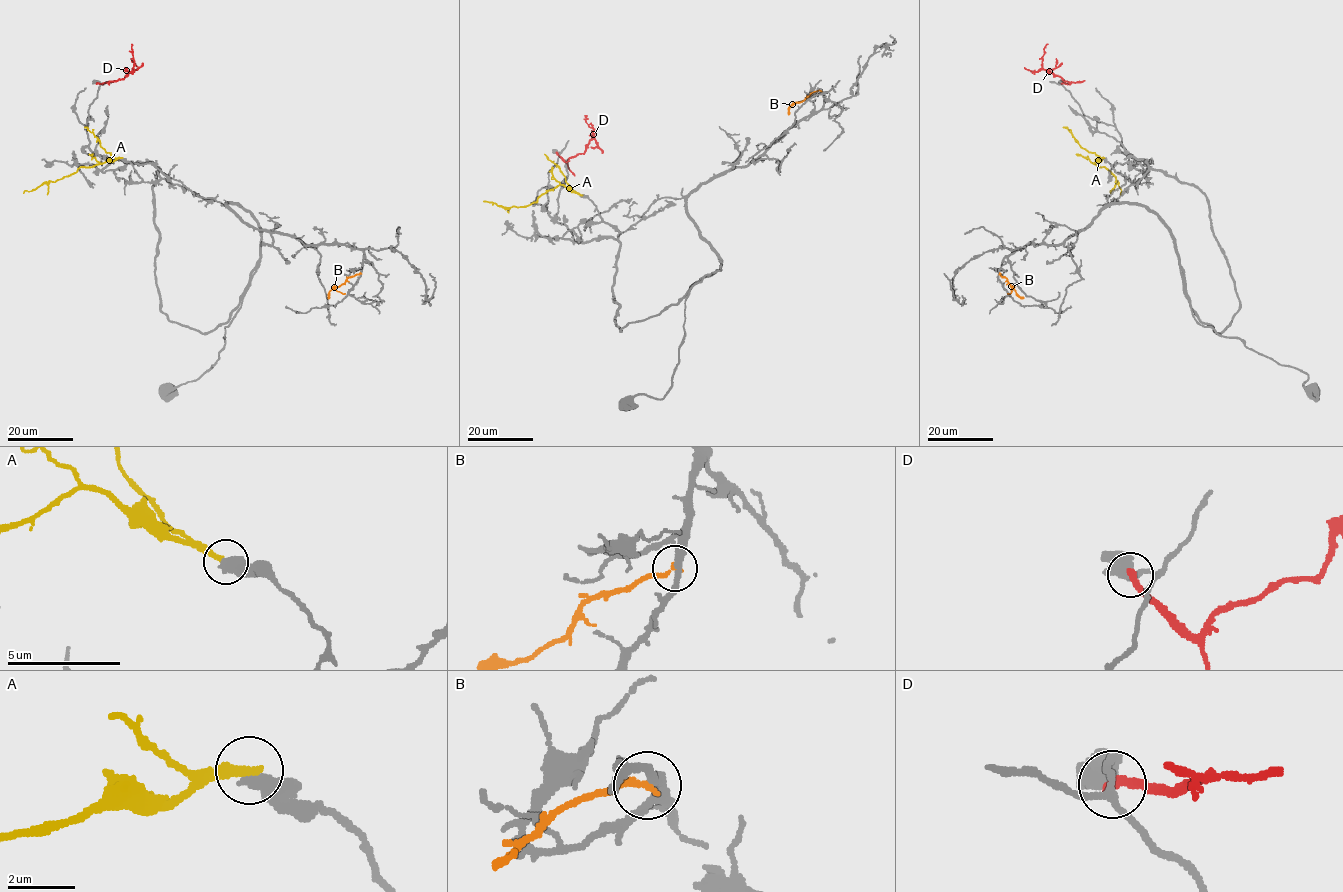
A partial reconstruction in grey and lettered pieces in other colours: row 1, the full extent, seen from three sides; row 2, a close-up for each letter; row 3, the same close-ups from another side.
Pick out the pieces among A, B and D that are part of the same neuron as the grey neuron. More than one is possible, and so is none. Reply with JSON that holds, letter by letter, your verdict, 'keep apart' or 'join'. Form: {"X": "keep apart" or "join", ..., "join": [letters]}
{"A": "keep apart", "B": "keep apart", "D": "keep apart", "join": []}

